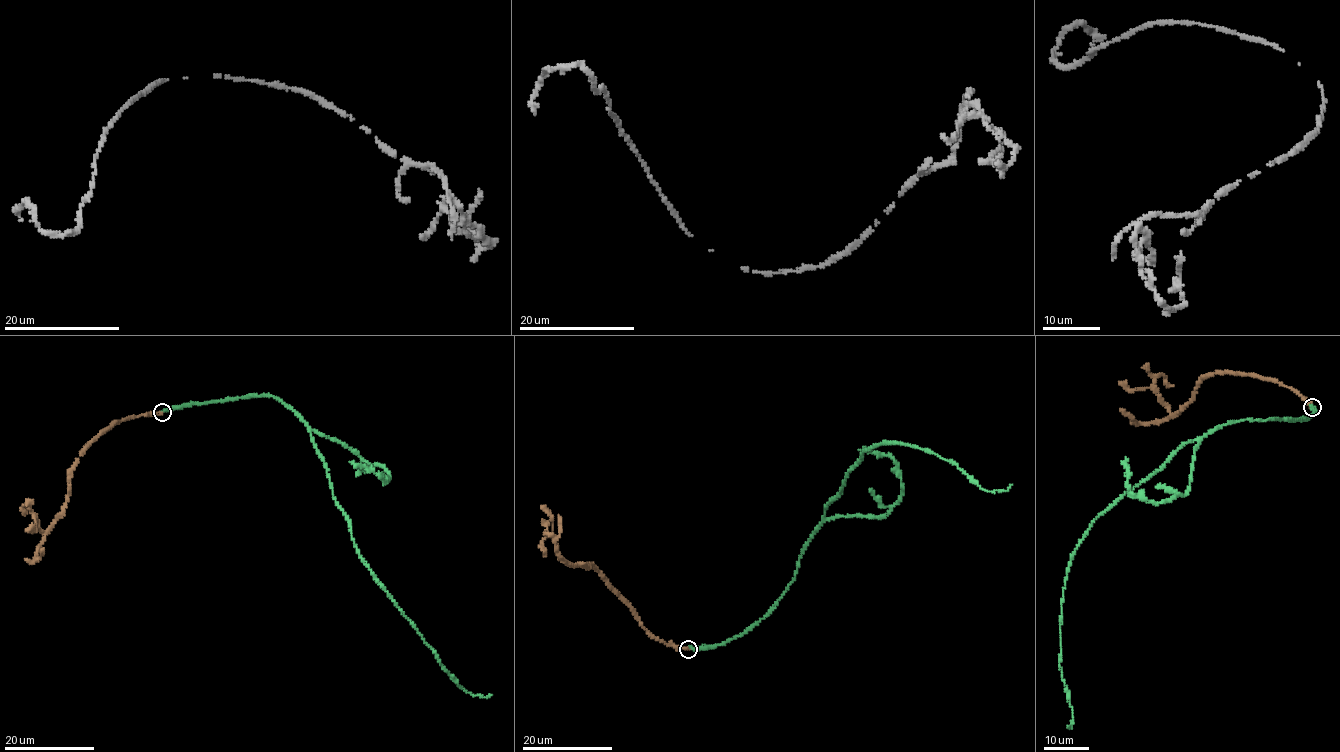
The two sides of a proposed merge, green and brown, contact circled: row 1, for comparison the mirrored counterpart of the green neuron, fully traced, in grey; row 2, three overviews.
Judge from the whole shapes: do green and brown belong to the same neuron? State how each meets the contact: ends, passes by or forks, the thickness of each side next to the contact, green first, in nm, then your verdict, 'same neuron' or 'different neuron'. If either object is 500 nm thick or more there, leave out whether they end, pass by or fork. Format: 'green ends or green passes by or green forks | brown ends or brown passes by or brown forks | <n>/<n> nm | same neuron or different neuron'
green ends | brown ends | 280/260 nm | same neuron

